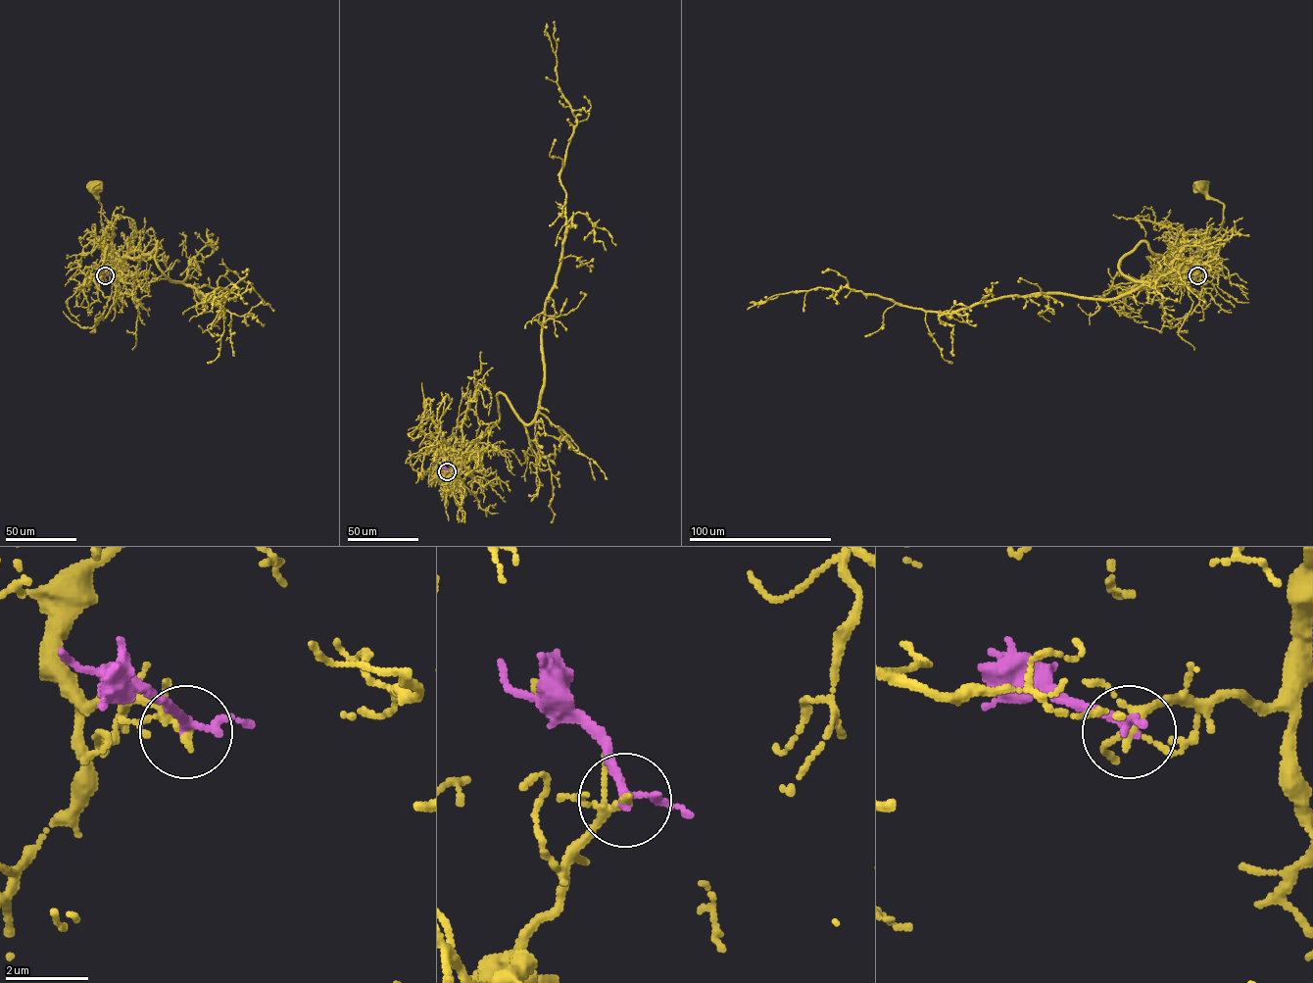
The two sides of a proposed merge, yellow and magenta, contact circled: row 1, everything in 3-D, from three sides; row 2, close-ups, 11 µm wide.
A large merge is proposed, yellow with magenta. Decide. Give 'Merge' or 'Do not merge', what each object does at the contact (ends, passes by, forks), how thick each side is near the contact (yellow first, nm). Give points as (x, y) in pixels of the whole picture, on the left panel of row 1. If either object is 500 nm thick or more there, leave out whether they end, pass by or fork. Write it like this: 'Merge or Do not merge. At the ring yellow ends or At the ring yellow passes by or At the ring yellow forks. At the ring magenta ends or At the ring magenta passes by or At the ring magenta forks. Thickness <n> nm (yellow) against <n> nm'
Do not merge. At the ring yellow forks. At the ring magenta passes by. Thickness 150 nm (yellow) against 190 nm

